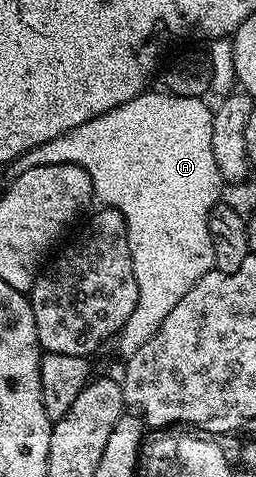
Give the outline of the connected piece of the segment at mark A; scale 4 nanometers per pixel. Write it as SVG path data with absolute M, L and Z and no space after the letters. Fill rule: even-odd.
M148 90L142 92L137 98L125 102L121 106L117 106L73 130L69 130L63 136L58 136L41 146L31 148L24 156L20 156L17 161L20 169L45 166L46 164L76 164L81 166L93 182L94 199L96 201L100 200L98 202L100 205L115 208L123 215L123 220L127 224L129 250L133 258L133 274L137 278L139 297L133 314L129 314L129 322L125 322L125 326L119 331L117 337L120 357L126 358L137 354L137 350L141 350L141 346L148 344L157 334L161 322L165 322L165 318L169 318L169 310L173 310L173 306L177 306L177 302L181 302L181 298L185 298L185 294L189 294L189 290L193 290L193 286L204 274L215 268L215 251L213 250L213 238L209 230L209 214L215 209L215 205L220 203L222 196L219 195L222 194L223 188L225 189L225 181L223 175L217 170L216 159L213 158L213 118L215 114L212 105L207 105L207 102L206 99L198 96L174 96L172 92L166 90L160 90L160 92Z

